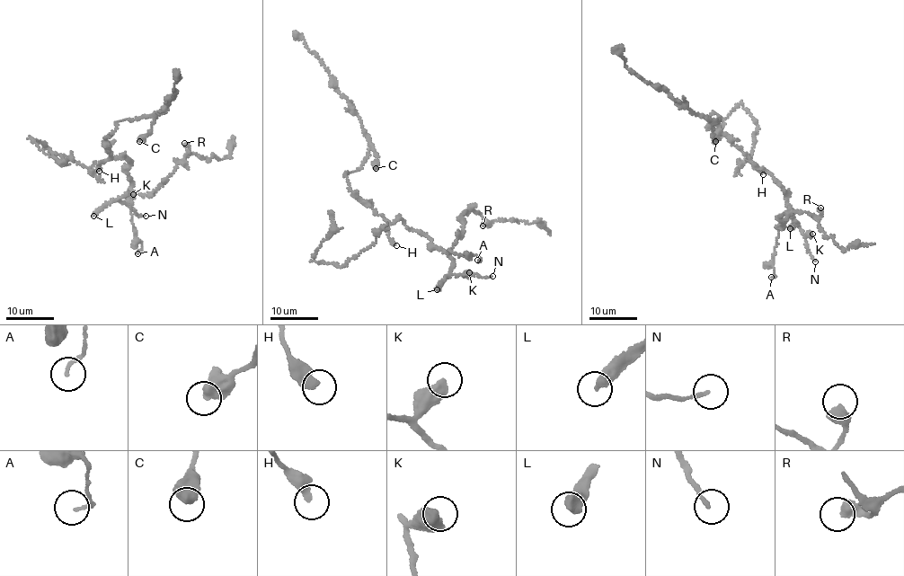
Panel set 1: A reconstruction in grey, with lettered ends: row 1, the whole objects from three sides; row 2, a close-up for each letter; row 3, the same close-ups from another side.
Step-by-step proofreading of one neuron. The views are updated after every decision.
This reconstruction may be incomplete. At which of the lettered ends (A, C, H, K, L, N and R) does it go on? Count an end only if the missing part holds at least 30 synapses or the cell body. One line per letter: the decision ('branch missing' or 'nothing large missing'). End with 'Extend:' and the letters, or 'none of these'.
A: nothing large missing
C: nothing large missing
H: nothing large missing
K: nothing large missing
L: branch missing
N: branch missing
R: nothing large missing
Extend: L, N

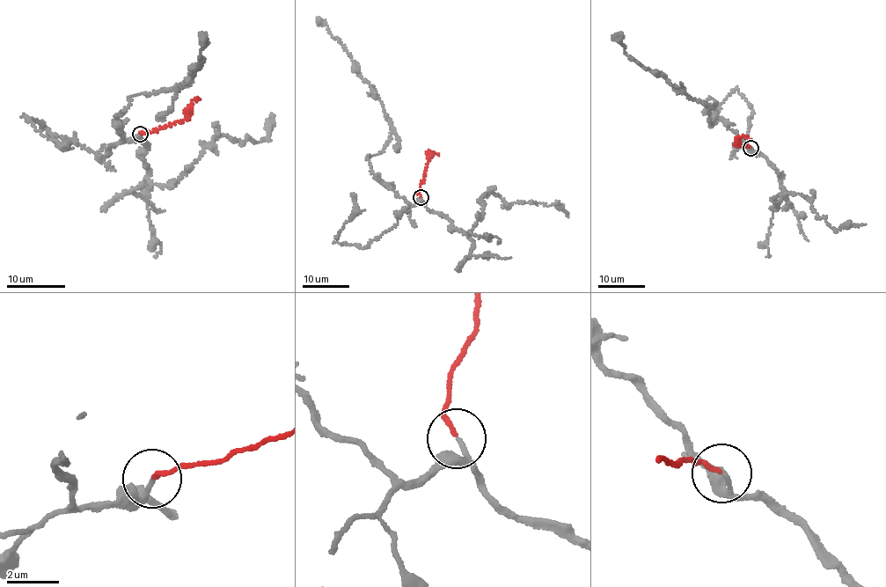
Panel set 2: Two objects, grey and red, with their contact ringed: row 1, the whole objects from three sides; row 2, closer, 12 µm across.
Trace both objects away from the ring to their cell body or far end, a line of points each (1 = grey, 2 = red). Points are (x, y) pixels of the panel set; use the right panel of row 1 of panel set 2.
1: (751, 148), (704, 102), (711, 98), (717, 102), (699, 103), (644, 68), (626, 53), (617, 33)
2: (750, 147), (735, 144), (740, 137), (751, 139)

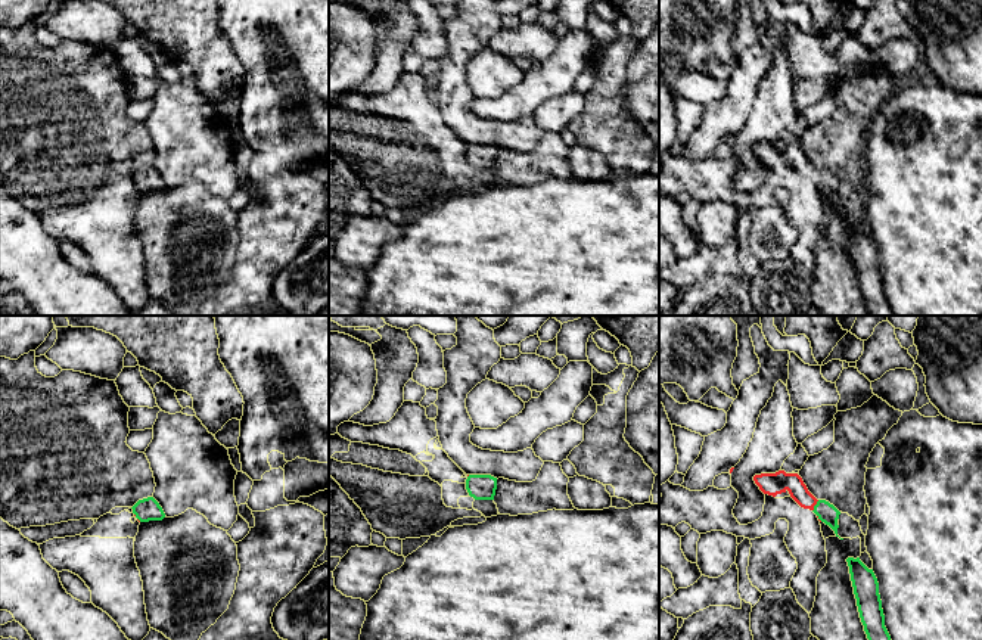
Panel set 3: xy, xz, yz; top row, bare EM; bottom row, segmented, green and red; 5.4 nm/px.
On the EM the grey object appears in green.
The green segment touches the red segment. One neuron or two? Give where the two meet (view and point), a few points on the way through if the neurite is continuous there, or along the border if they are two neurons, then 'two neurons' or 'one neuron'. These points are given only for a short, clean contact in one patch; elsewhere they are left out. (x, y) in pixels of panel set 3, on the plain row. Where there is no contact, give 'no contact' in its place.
yz (814, 176) | across yz (826, 182), (814, 176), (789, 152), (777, 152) | one neuron

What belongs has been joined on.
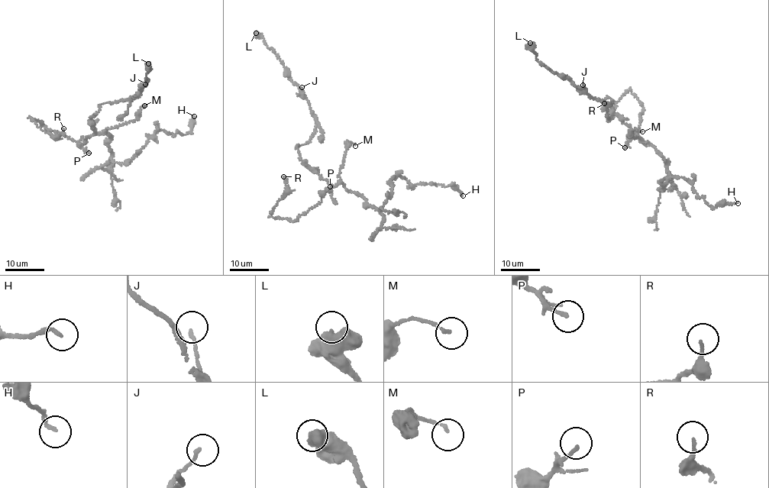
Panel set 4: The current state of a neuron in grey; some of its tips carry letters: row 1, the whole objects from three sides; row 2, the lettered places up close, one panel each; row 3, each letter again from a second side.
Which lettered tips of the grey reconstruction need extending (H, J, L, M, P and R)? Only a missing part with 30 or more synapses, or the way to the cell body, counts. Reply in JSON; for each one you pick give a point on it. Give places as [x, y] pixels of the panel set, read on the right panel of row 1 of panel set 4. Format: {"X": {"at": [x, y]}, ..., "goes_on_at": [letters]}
{"goes_on_at": []}

